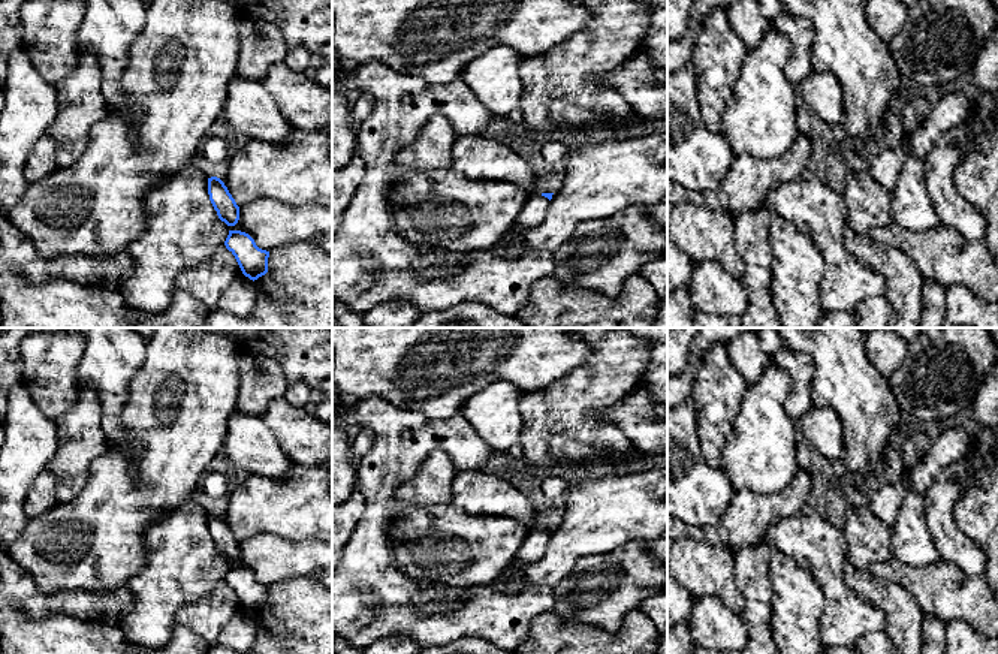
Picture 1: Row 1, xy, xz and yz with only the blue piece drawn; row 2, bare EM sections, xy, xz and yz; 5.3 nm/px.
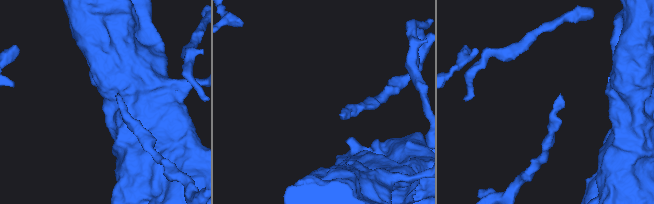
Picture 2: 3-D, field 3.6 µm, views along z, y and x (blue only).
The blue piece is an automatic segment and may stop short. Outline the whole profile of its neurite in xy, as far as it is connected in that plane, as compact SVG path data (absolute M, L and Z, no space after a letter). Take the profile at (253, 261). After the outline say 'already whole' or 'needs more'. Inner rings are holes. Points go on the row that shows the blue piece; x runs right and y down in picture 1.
M229 230L224 245L235 256L242 274L250 280L254 281L268 272L269 251L259 248L248 233Z; already whole

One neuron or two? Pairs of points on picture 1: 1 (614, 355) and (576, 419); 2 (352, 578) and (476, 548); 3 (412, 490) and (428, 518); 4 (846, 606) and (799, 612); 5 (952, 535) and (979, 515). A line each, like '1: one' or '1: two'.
1: one
2: two
3: two
4: two
5: two

